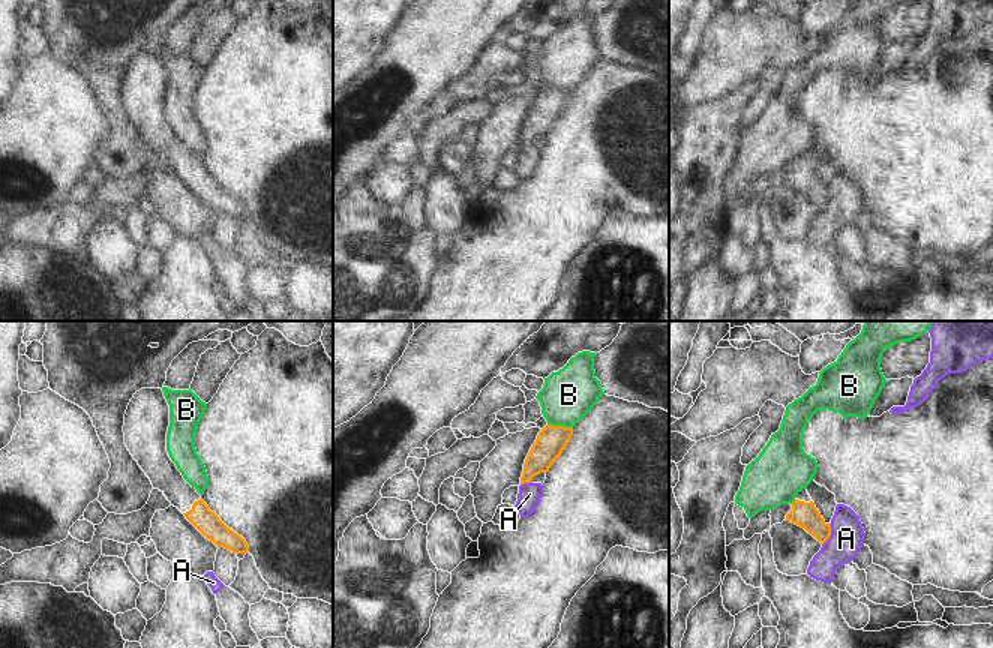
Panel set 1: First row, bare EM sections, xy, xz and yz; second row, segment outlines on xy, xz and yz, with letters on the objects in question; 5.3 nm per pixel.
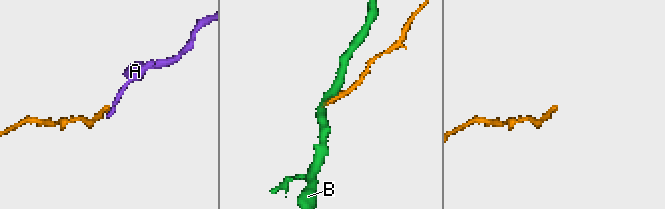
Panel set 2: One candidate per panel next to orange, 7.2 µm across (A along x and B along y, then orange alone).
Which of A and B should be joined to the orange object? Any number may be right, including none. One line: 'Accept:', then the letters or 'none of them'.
Accept: none of them

